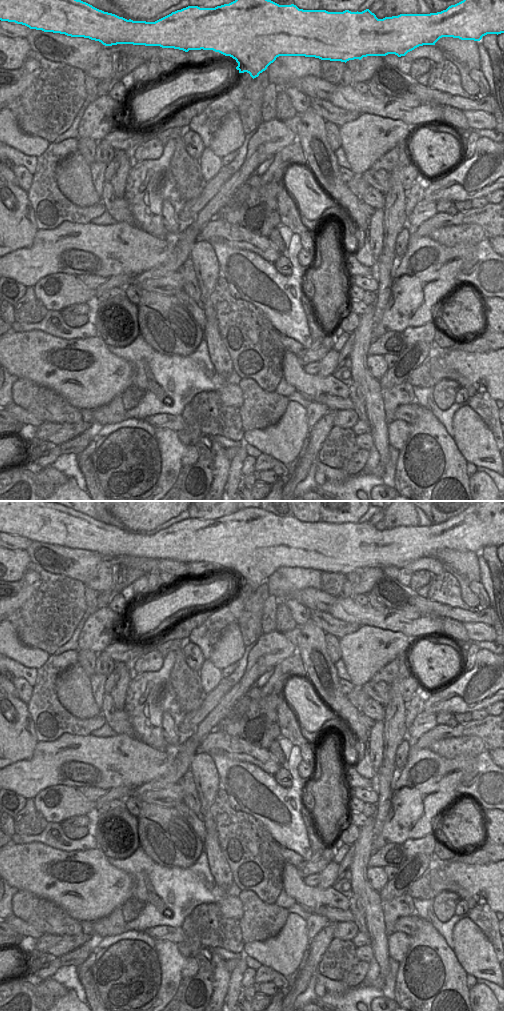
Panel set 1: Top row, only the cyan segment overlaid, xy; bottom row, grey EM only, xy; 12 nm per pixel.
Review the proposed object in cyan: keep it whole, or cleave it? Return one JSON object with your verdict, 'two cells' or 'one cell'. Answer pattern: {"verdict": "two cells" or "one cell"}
{"verdict": "one cell"}

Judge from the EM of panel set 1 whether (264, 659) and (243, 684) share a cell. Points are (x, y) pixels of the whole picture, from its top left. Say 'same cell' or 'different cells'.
same cell

